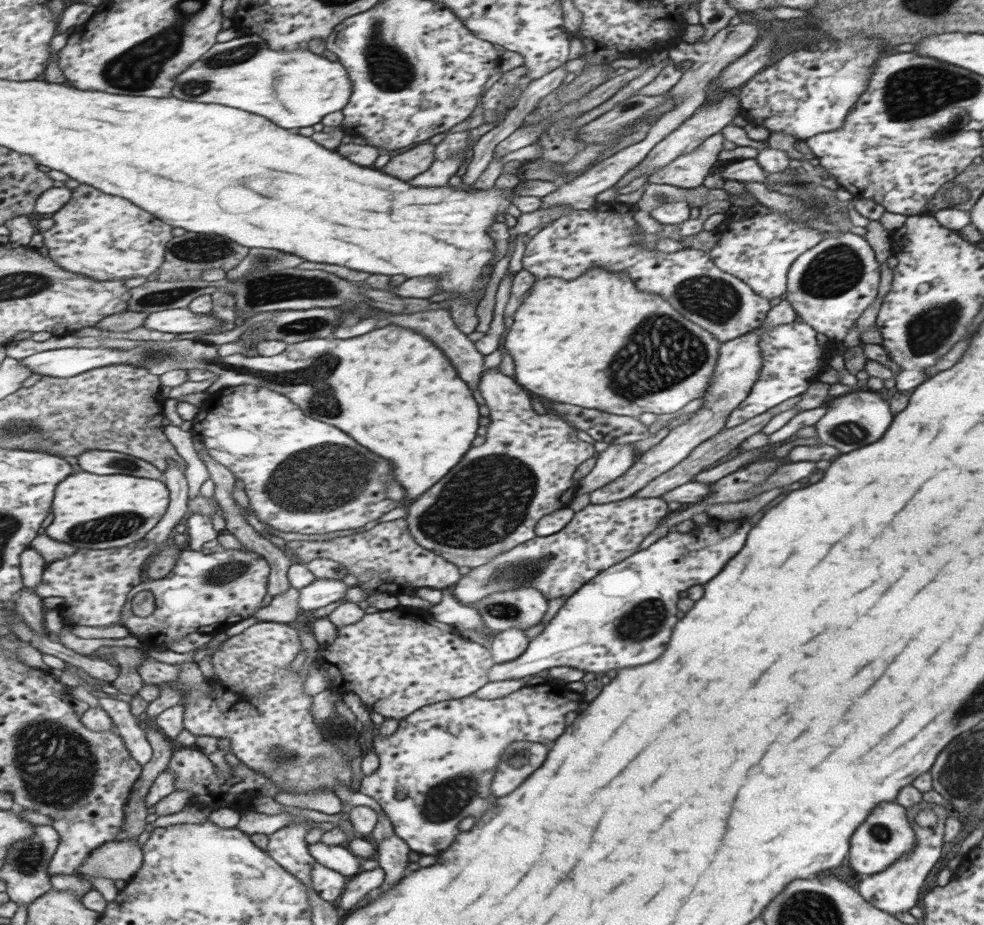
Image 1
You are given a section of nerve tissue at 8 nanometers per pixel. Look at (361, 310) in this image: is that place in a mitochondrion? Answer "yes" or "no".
yes

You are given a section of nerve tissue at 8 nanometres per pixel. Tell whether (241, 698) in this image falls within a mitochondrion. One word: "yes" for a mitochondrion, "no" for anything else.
no

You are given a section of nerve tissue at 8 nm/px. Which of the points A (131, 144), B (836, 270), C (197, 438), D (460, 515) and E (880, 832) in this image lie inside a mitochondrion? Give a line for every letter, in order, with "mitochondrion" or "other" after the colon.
A: other
B: mitochondrion
C: other
D: mitochondrion
E: mitochondrion

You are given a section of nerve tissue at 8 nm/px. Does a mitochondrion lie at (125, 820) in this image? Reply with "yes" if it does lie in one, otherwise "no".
no

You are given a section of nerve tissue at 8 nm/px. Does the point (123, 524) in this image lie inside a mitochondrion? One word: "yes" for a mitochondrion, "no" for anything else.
yes

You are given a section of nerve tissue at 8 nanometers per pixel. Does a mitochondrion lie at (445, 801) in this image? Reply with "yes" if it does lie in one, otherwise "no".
yes

